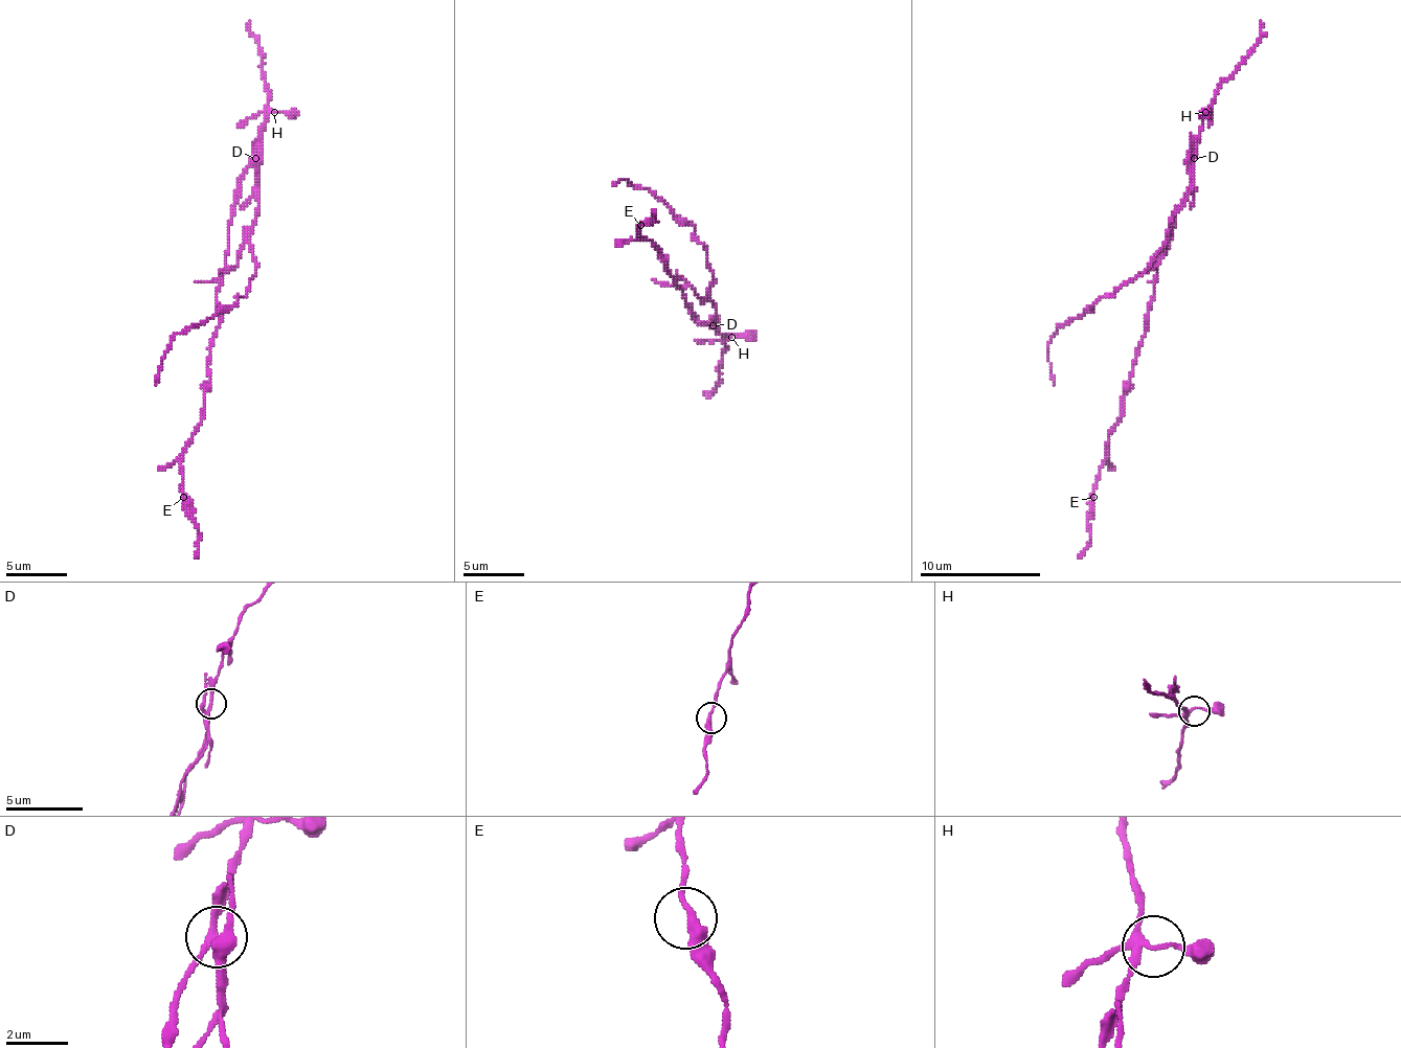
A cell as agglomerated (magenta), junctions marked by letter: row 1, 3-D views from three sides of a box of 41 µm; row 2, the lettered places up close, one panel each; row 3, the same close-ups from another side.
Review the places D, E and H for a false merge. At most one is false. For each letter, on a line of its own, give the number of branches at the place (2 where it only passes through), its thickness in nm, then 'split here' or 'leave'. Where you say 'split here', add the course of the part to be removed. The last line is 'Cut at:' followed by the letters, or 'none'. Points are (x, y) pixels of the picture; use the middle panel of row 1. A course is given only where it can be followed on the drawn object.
D: branches 4; calibre 220 nm; split here; course (713, 325), (716, 306), (706, 297), (713, 273), (706, 249), (688, 222), (631, 182), (618, 179), (613, 185)
E: branches 2; calibre 320 nm; leave
H: branches 4; calibre 240 nm; leave
Cut at: D

